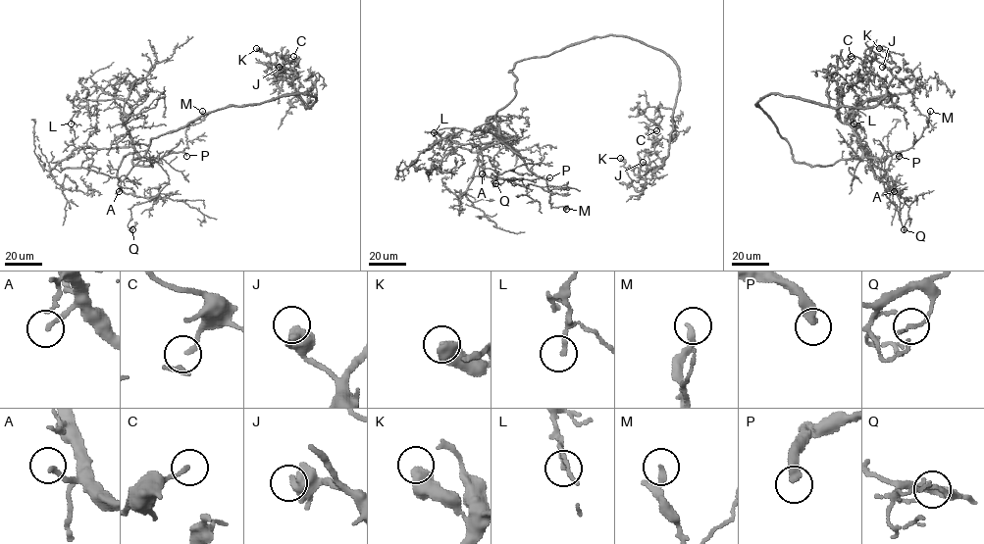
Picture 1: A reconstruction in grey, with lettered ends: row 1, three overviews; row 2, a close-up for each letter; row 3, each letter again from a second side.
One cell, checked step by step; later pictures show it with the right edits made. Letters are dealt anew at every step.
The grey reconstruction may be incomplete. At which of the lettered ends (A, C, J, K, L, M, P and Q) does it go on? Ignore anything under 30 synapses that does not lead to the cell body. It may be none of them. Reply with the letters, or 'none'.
A, P

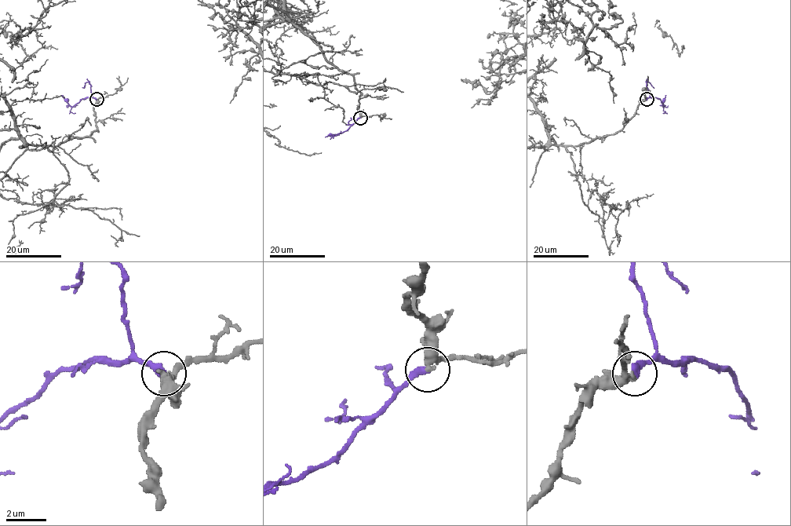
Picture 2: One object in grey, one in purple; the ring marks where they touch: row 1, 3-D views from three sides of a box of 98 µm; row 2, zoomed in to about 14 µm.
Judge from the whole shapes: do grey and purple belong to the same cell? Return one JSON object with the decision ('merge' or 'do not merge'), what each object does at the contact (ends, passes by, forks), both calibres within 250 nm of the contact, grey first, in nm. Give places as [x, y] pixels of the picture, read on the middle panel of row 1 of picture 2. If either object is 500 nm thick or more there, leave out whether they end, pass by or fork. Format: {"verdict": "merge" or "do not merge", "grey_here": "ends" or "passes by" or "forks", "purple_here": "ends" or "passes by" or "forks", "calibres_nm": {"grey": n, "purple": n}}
{"verdict": "merge", "grey_here": "passes by", "purple_here": "ends", "calibres_nm": {"grey": 340, "purple": 380}}

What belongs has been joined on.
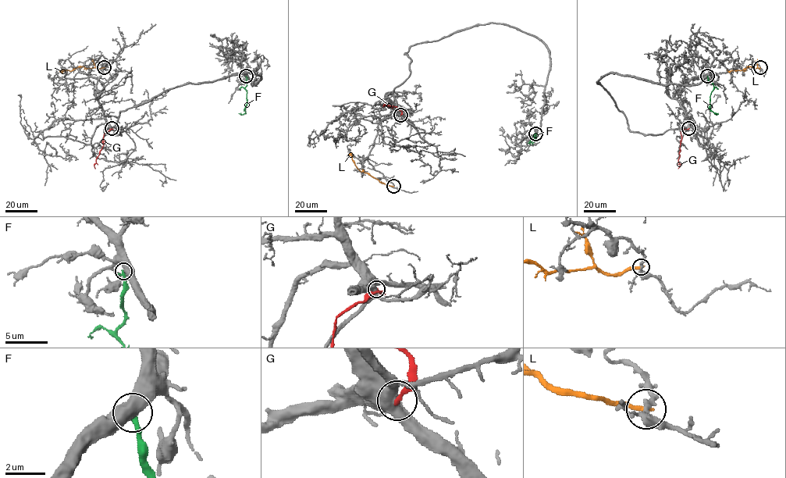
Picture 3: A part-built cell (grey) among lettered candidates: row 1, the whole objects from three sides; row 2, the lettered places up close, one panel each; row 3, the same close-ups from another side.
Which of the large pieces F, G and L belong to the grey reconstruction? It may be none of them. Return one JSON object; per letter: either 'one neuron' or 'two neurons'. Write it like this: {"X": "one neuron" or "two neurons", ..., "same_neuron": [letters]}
{"F": "two neurons", "G": "two neurons", "L": "two neurons", "same_neuron": []}

